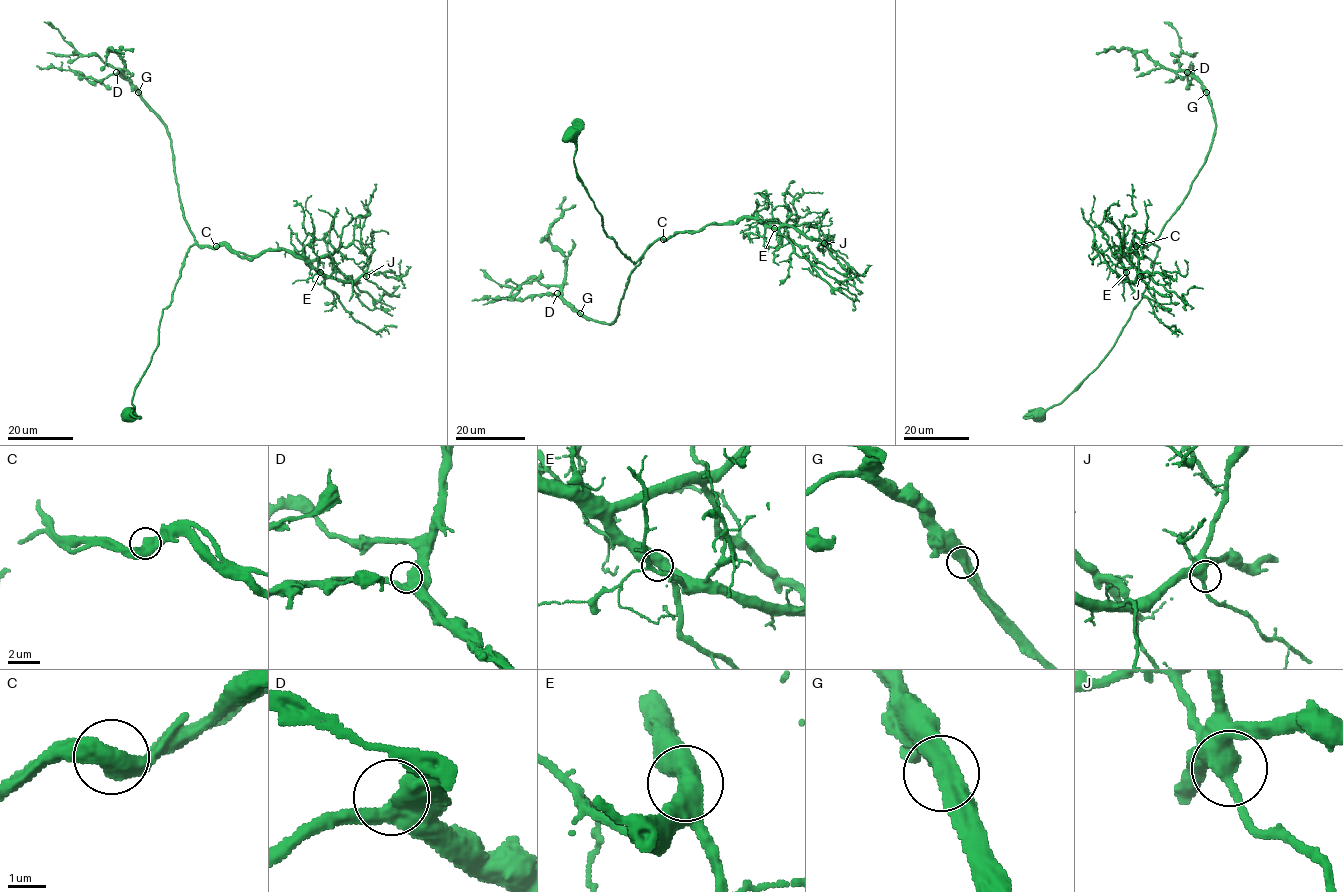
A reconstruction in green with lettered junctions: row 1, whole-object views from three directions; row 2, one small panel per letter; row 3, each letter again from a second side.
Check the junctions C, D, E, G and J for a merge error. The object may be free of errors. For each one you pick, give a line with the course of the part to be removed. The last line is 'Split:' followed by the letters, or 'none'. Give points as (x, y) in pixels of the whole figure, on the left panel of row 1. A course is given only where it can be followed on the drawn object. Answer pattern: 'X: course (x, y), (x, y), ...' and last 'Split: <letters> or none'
Split: none

